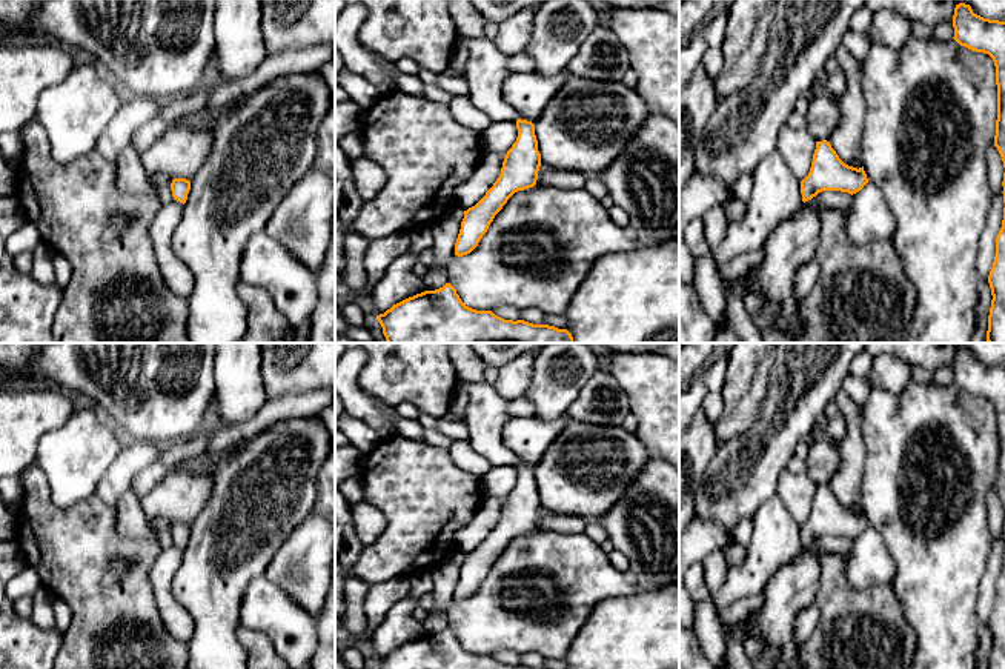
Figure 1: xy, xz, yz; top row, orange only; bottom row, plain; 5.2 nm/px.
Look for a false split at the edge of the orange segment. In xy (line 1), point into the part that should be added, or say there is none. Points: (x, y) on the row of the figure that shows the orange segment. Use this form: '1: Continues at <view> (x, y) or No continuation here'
1: No continuation here

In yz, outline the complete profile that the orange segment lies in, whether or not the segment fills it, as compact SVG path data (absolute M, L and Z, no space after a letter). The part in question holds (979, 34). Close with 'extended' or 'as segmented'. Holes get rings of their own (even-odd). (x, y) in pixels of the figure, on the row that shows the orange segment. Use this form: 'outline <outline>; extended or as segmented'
outline M959 3L953 15L954 40L971 51L988 54L996 66L997 120L994 146L1005 168L1005 22L983 18Z; as segmented

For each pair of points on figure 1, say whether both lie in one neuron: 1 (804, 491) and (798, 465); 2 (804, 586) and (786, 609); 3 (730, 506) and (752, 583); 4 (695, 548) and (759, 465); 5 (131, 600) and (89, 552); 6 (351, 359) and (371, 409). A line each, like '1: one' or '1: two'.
1: two
2: one
3: two
4: two
5: one
6: one

